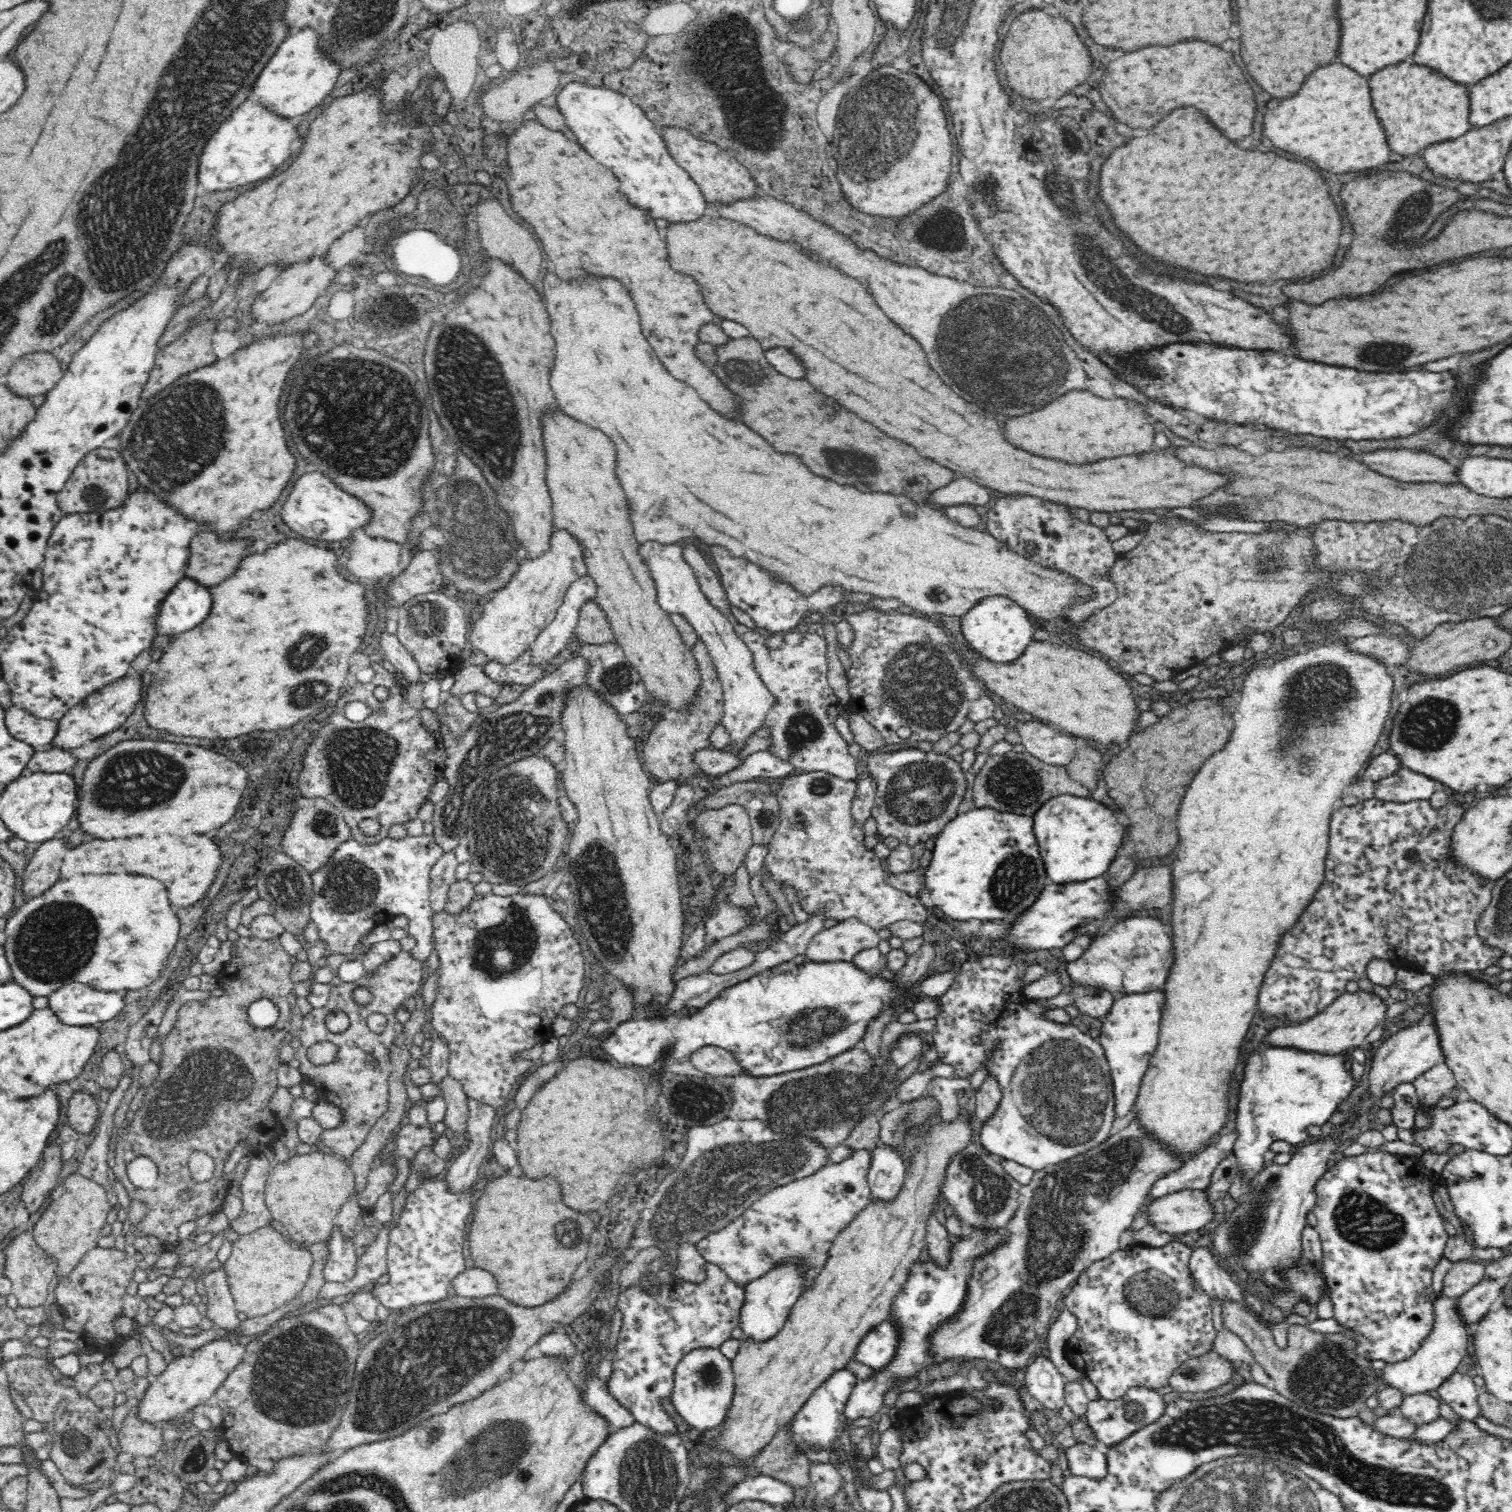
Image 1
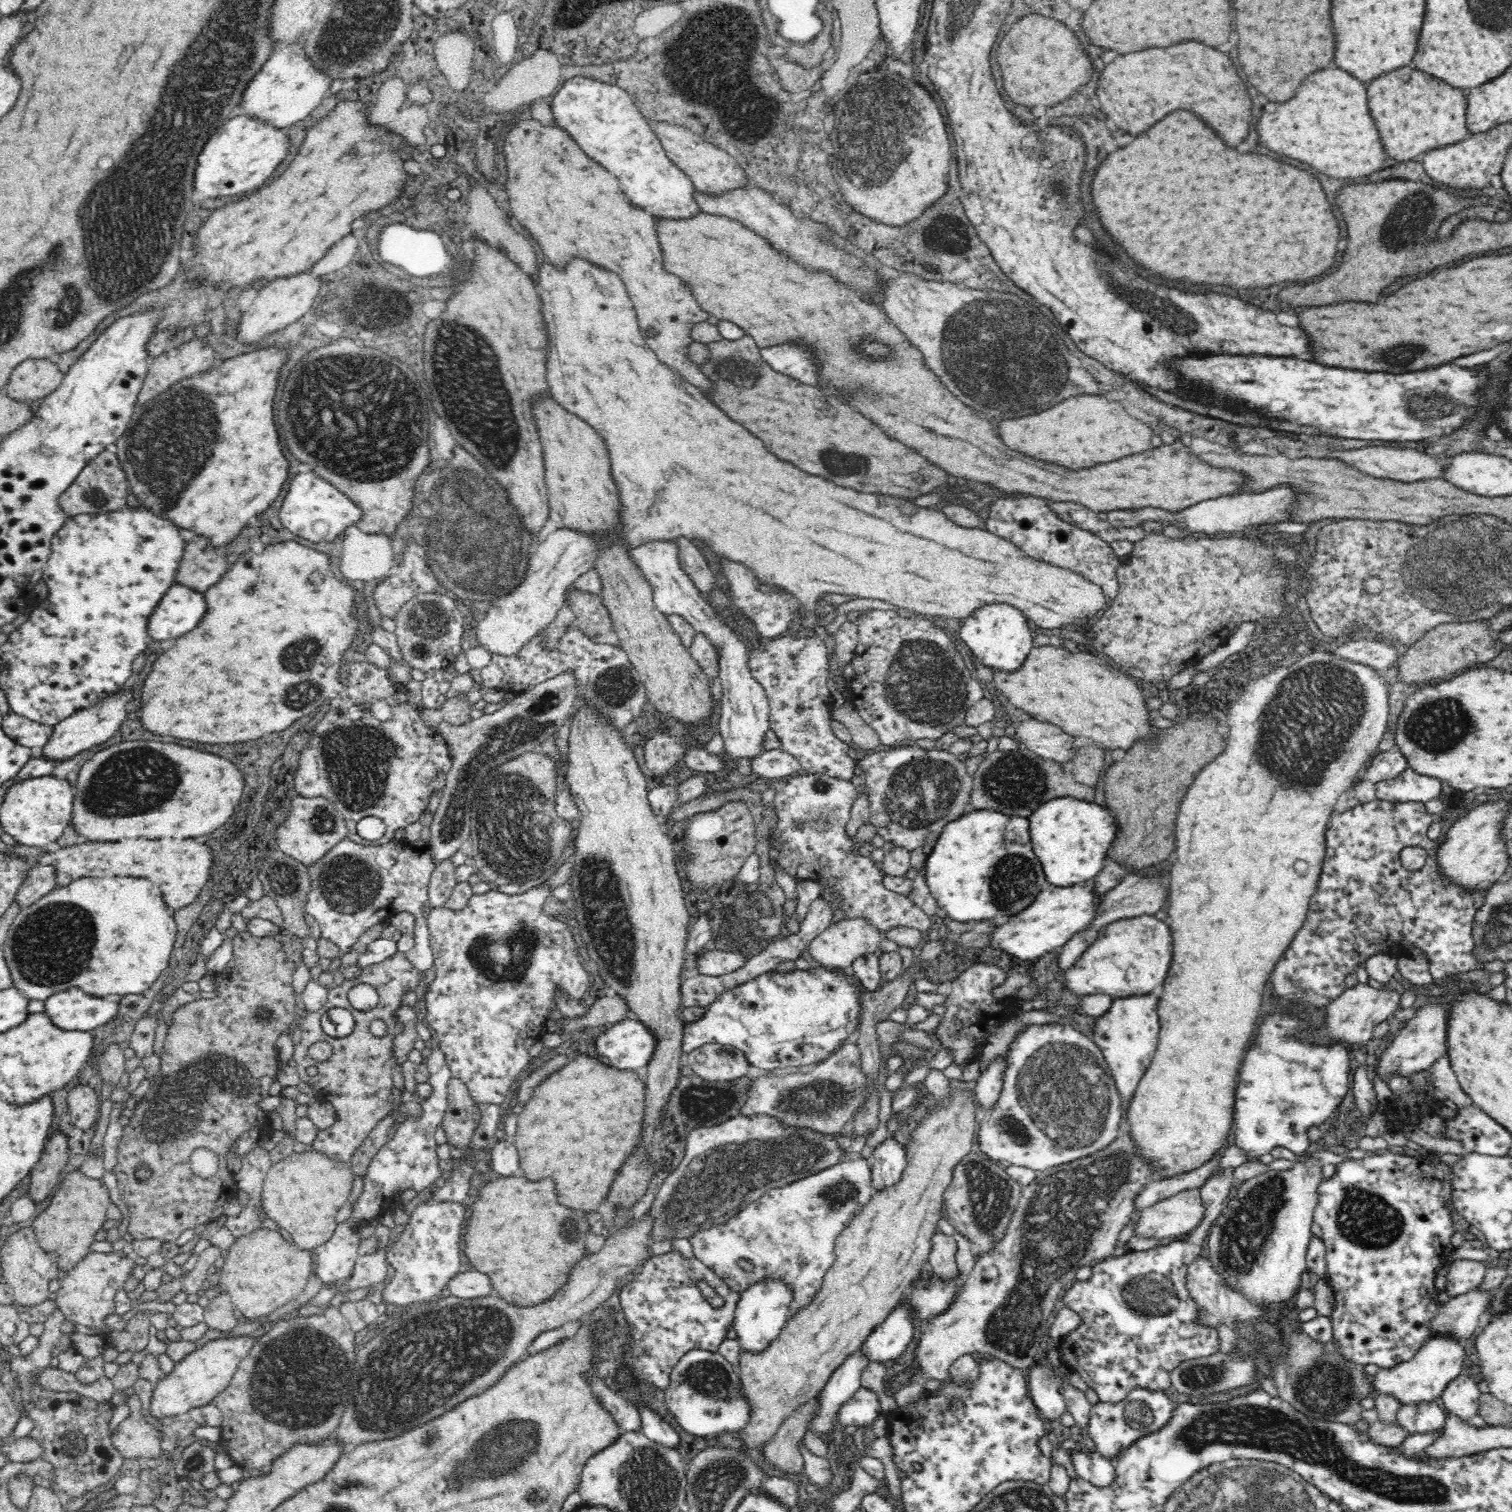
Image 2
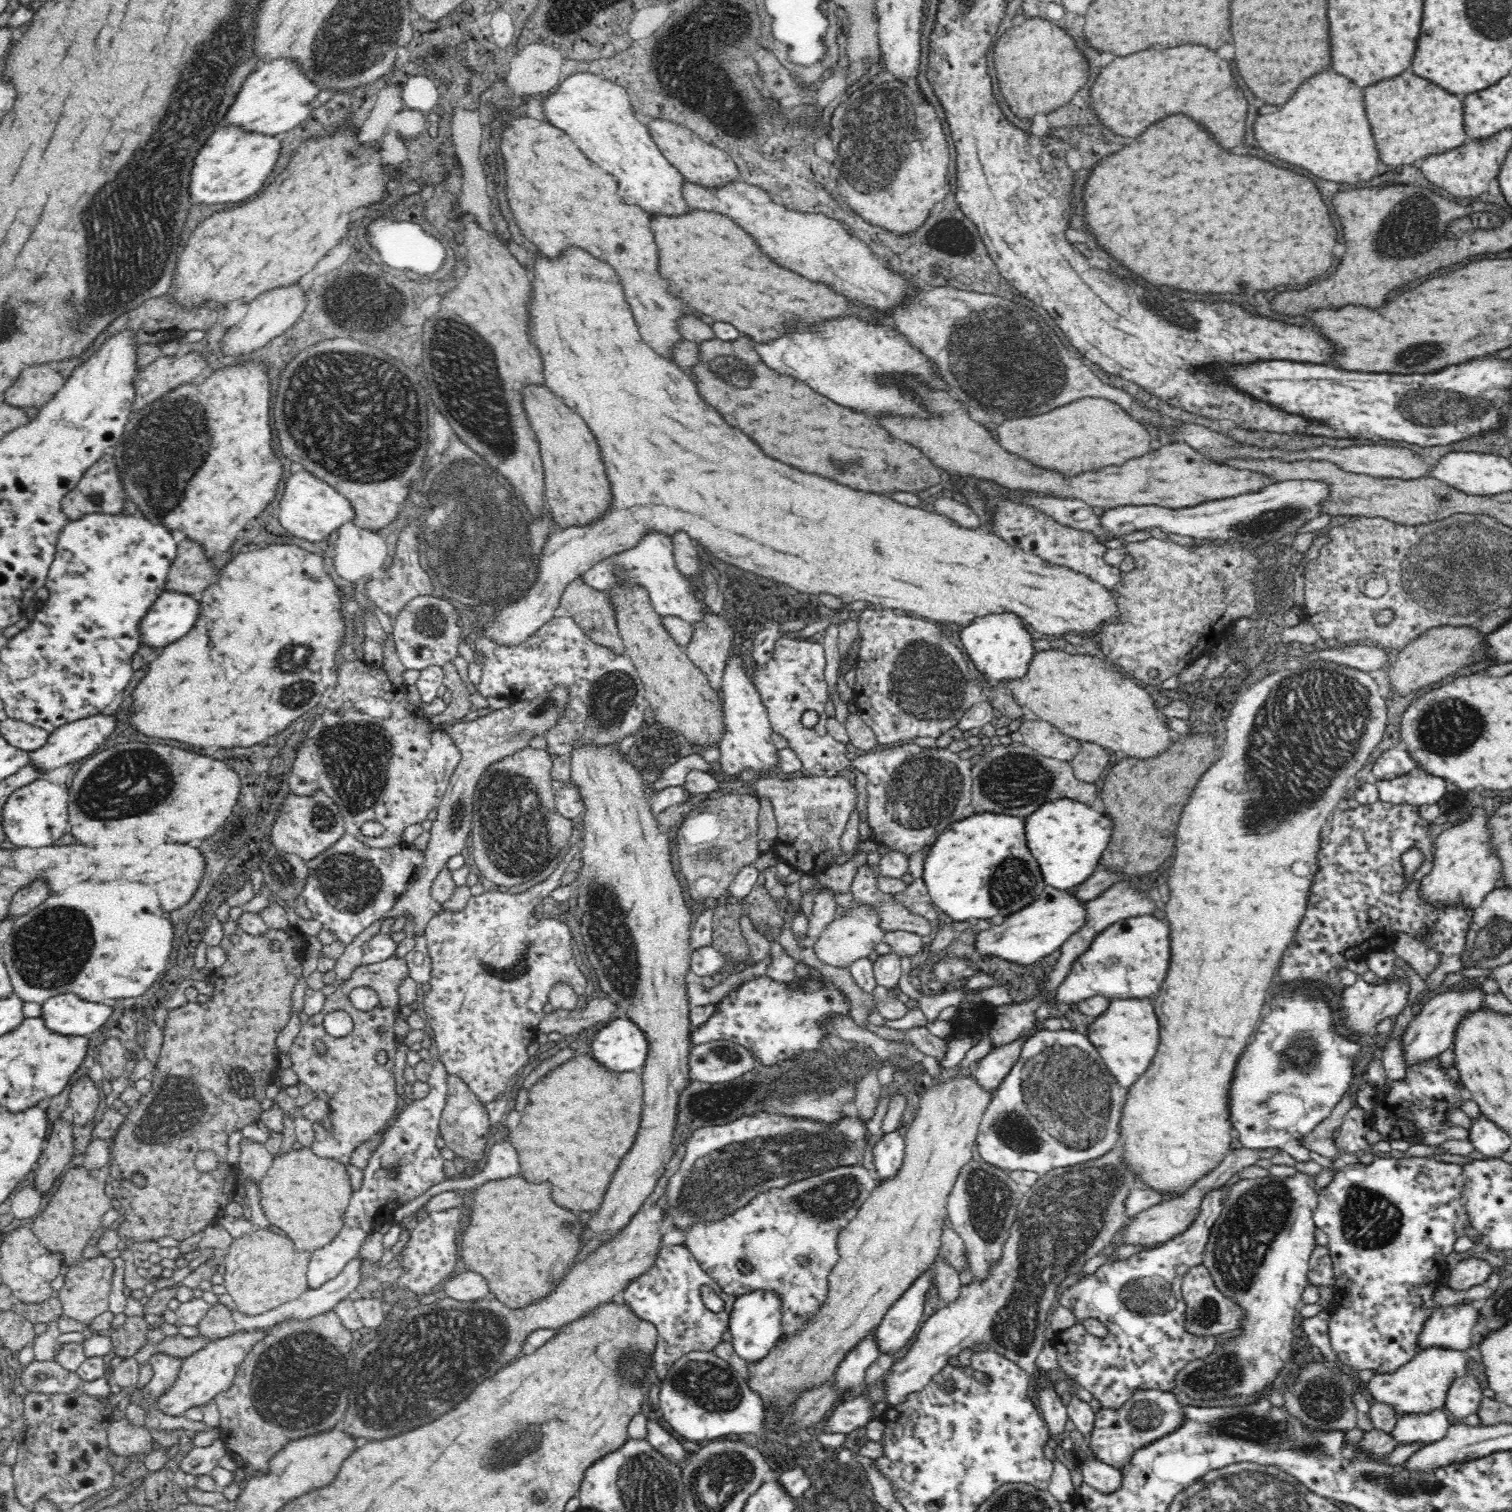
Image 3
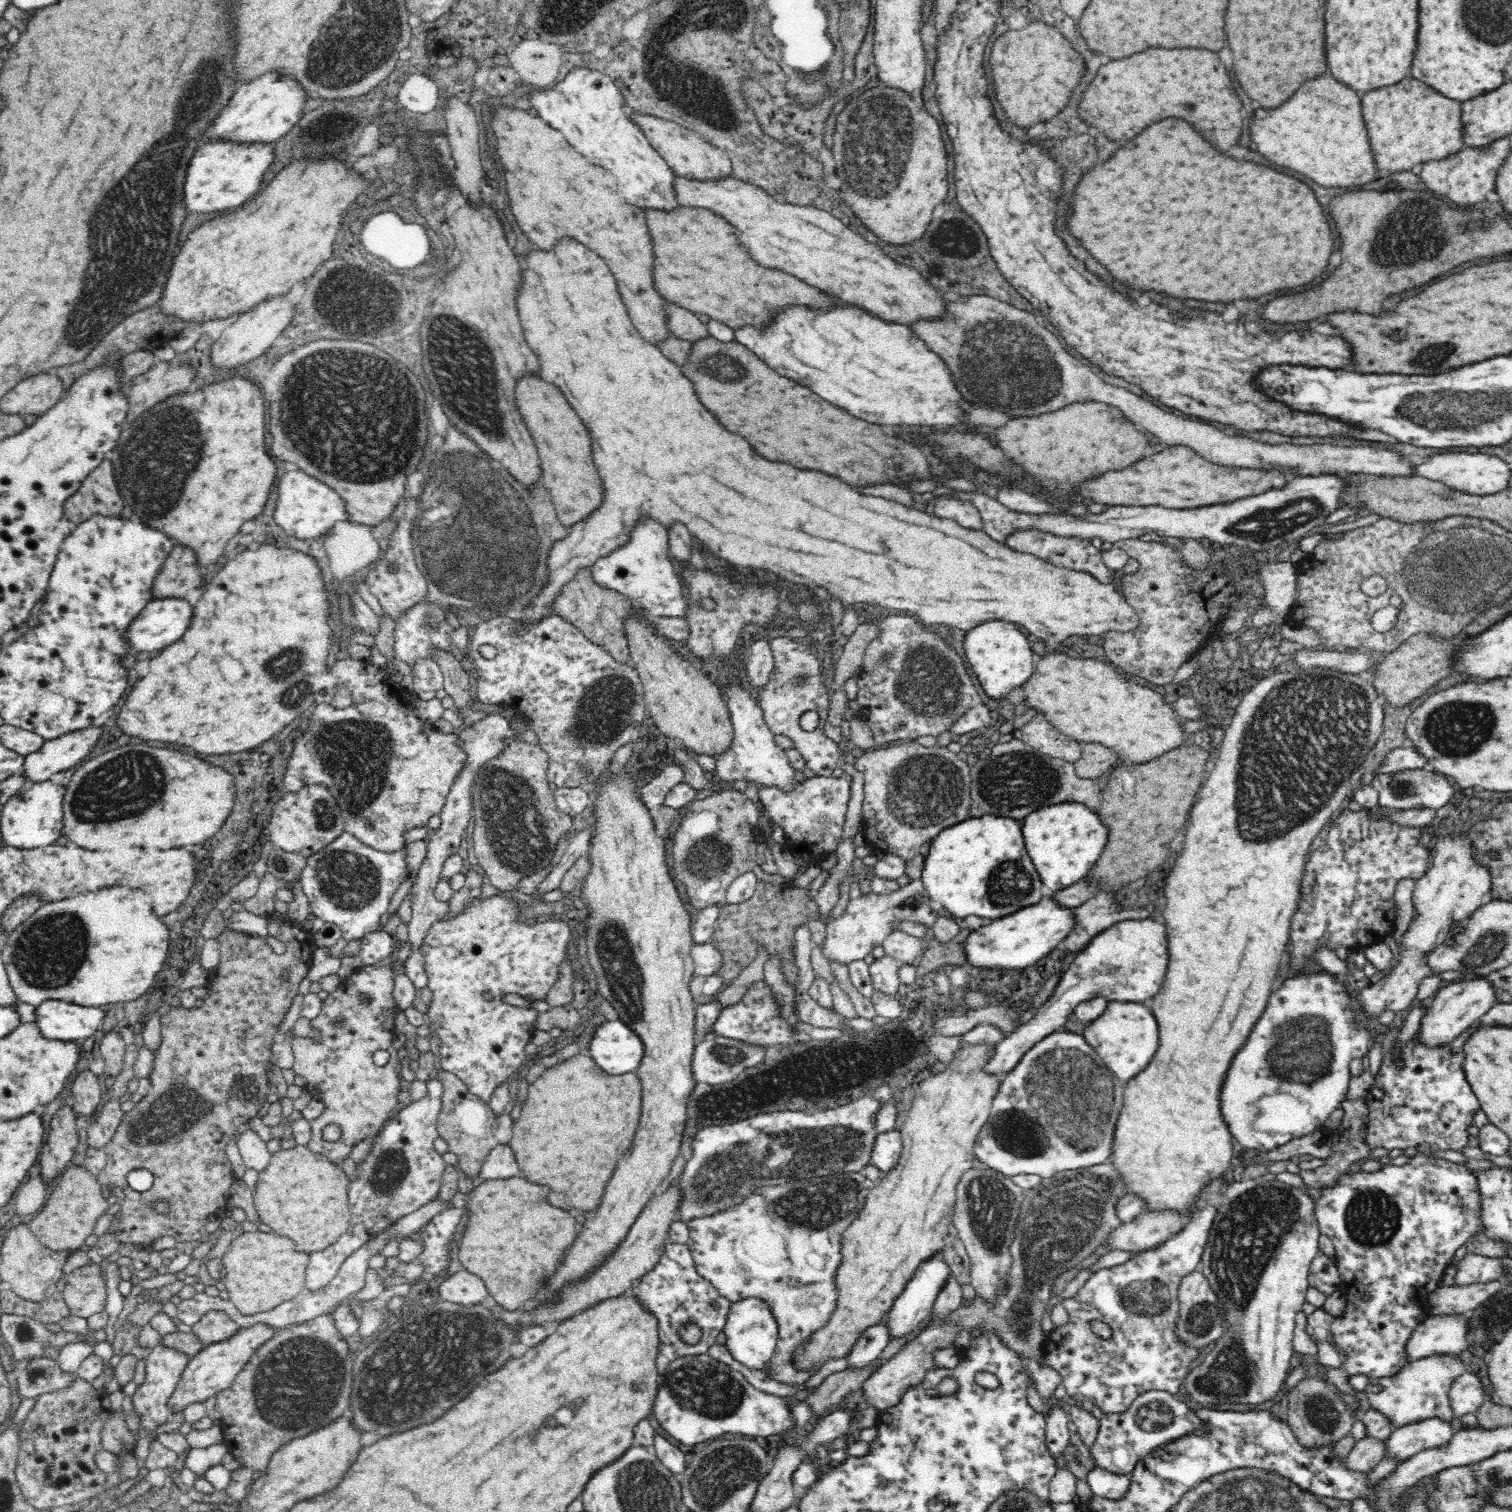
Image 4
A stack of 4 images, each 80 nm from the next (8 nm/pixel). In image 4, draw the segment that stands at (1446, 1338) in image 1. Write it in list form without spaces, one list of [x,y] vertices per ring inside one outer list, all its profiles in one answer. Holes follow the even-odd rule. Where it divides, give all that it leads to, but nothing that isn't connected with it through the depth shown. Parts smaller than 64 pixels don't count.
[[[1434,1353],[1411,1360],[1392,1376],[1371,1378],[1363,1398],[1367,1407],[1374,1407],[1388,1415],[1394,1428],[1432,1417],[1440,1417],[1451,1426],[1455,1416],[1448,1393],[1454,1380],[1466,1372],[1466,1364],[1457,1354]]]

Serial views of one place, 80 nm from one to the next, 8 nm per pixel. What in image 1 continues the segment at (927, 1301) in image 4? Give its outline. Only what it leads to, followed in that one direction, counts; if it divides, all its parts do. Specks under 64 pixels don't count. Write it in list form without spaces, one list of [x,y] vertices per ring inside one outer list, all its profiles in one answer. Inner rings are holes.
[[[891,1320],[875,1326],[866,1333],[855,1348],[853,1359],[872,1370],[879,1370],[892,1358],[897,1347],[897,1334]]]

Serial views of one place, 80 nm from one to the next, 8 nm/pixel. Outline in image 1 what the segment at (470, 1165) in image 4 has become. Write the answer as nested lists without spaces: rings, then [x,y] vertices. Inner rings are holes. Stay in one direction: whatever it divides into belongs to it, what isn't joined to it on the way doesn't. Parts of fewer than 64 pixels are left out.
[[[450,1075],[439,1082],[441,1096],[447,1104],[447,1114],[443,1123],[457,1136],[463,1136],[466,1132],[466,1120],[468,1120],[467,1096],[461,1084]]]

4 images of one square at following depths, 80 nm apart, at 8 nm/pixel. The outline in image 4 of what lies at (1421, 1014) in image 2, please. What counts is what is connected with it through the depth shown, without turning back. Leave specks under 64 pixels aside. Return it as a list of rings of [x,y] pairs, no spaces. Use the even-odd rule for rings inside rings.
[[[1484,977],[1446,983],[1427,1003],[1424,1008],[1424,1016],[1420,1020],[1420,1027],[1411,1040],[1418,1047],[1428,1049],[1428,1051],[1436,1051],[1446,1047],[1455,1039],[1460,1039],[1473,1024],[1482,1020],[1494,1002],[1498,1002],[1495,996],[1495,988],[1492,986],[1492,982]]]

